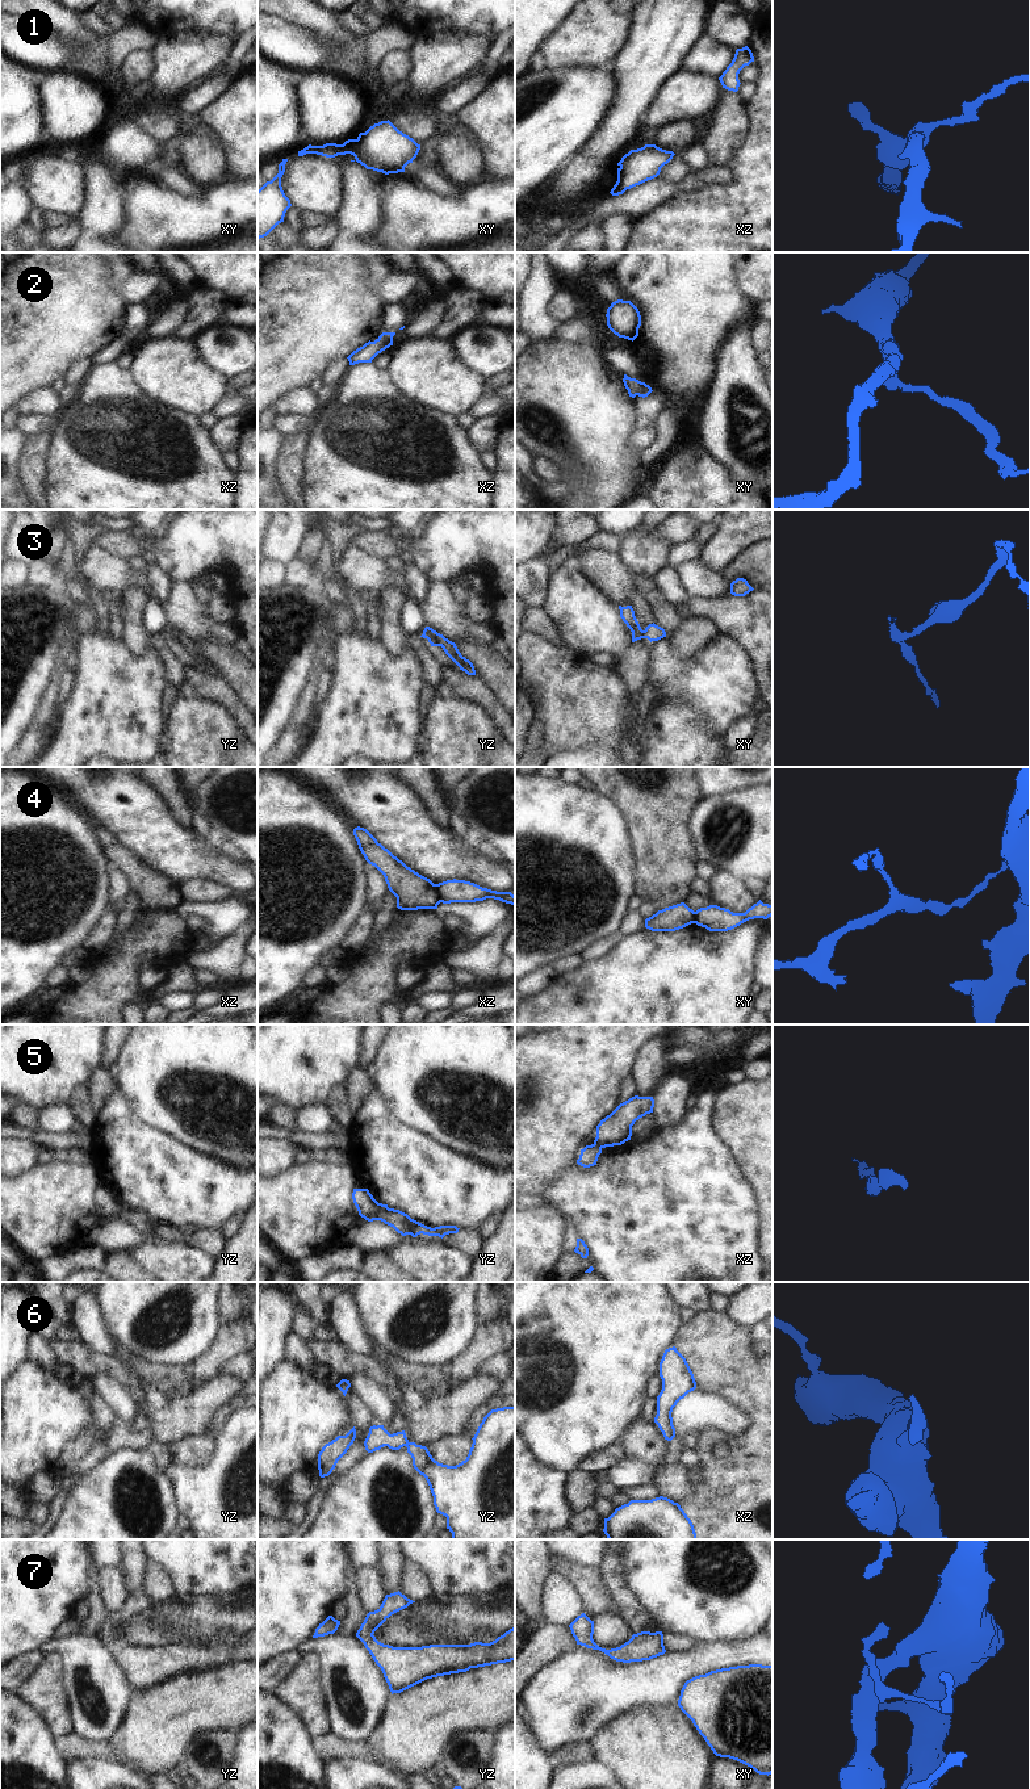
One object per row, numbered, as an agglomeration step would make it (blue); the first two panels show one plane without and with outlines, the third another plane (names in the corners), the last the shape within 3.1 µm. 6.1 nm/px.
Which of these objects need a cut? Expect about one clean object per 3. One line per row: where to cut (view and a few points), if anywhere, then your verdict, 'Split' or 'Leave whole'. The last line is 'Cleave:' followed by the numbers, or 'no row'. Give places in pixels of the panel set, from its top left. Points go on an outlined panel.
1: No split. Leave whole
2: Split along xy (644, 382), (636, 394). Split
3: Split along xy (643, 631), (645, 637). Split
4: Split along xz (434, 884), (440, 901). Split
5: Split along yz (380, 1203), (377, 1219). Split
6: No split. Leave whole
7: No split. Leave whole
Cleave: 2, 3, 4, 5

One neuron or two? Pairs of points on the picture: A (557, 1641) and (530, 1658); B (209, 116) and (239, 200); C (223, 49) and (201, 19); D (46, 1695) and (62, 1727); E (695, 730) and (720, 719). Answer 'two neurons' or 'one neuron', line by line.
A: one neuron
B: two neurons
C: two neurons
D: one neuron
E: two neurons

